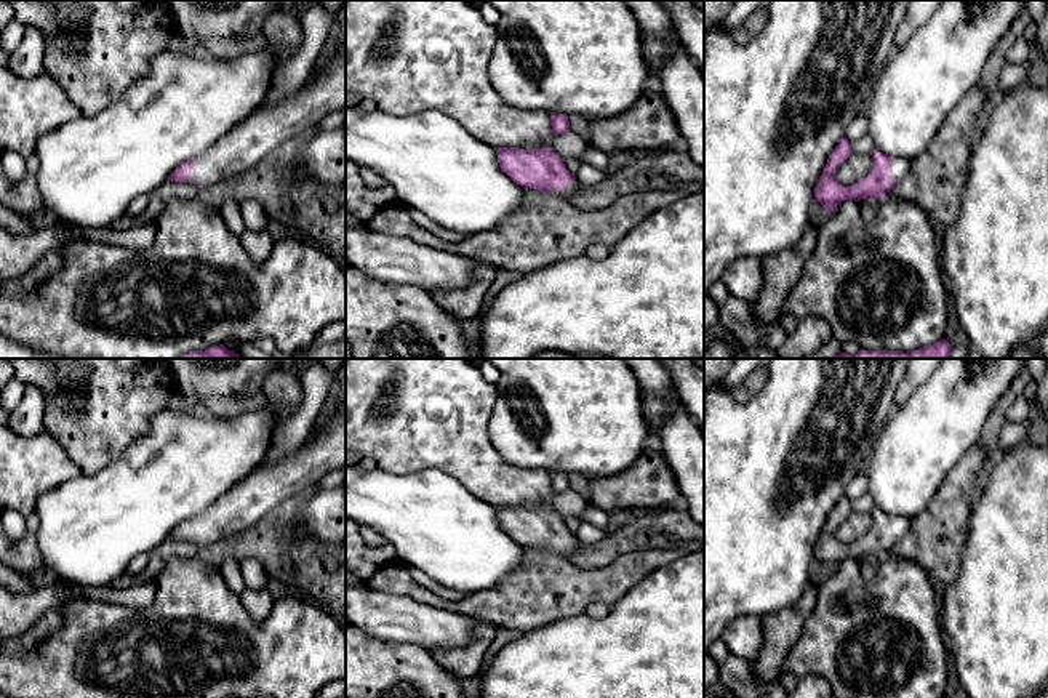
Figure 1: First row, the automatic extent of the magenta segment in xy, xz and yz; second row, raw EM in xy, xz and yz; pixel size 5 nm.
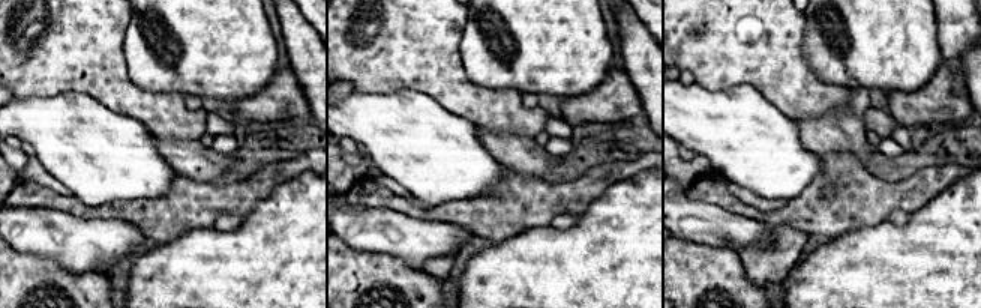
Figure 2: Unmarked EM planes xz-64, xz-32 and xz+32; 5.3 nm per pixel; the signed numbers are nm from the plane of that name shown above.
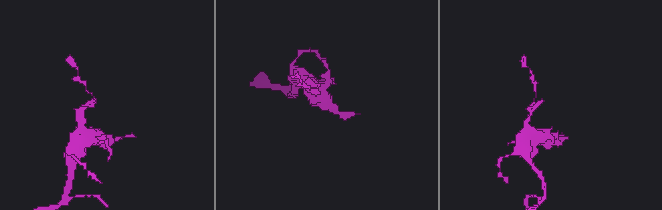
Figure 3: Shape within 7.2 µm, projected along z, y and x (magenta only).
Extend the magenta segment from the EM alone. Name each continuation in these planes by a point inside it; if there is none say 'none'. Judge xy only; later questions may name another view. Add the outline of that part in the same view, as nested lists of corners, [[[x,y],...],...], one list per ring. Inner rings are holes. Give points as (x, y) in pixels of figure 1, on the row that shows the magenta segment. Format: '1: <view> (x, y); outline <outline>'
1: xy (263, 132); outline [[[338,46],[333,59],[298,91],[253,112],[197,155],[187,170],[187,181],[198,181],[200,189],[205,189],[254,168],[280,144],[342,109],[346,109],[346,48]]]

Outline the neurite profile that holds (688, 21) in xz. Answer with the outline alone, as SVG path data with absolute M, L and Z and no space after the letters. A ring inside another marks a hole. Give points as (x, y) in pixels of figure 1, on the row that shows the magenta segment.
M659 0L674 19L680 45L704 77L704 13L691 0Z

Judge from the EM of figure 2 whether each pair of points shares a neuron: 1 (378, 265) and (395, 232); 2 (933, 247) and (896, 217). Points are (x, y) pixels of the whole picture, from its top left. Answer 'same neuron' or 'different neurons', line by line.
1: different neurons
2: different neurons

